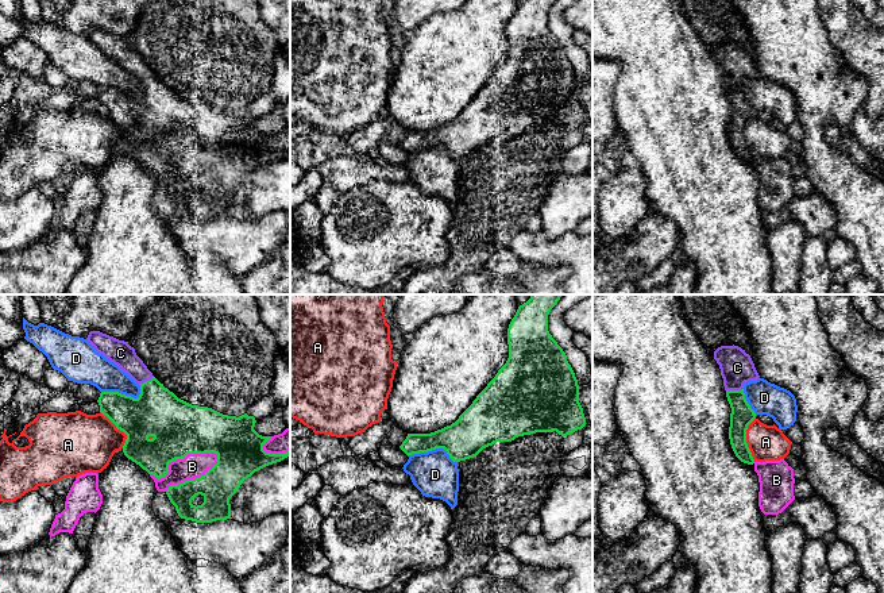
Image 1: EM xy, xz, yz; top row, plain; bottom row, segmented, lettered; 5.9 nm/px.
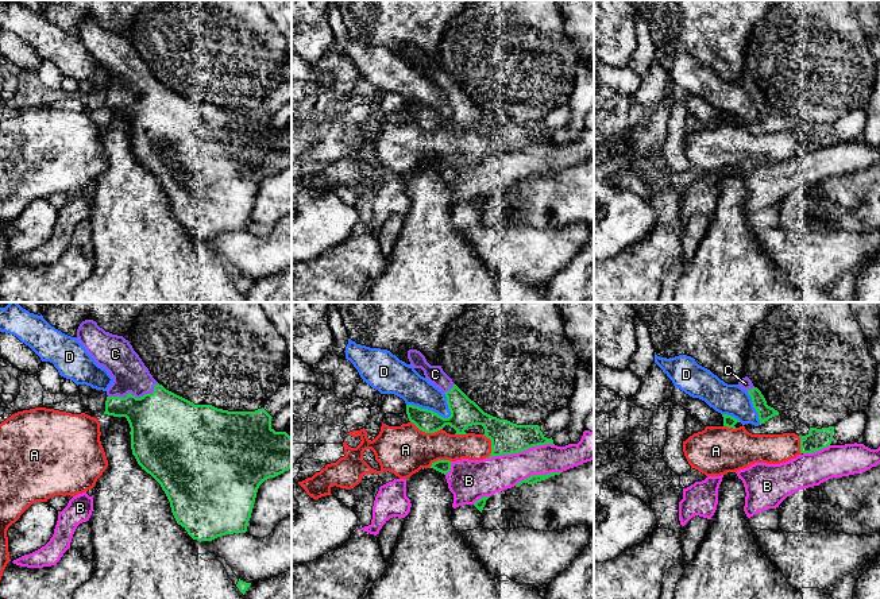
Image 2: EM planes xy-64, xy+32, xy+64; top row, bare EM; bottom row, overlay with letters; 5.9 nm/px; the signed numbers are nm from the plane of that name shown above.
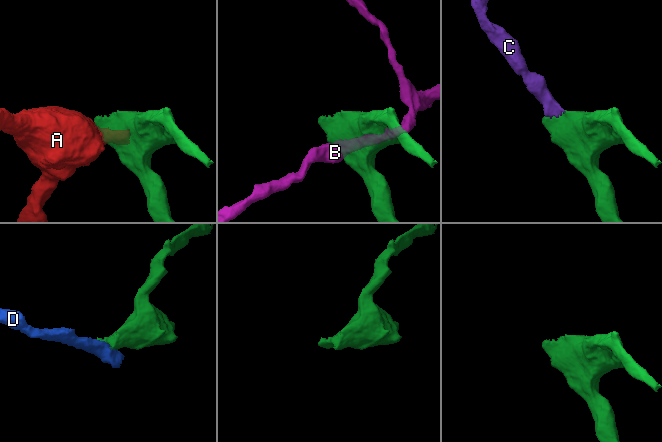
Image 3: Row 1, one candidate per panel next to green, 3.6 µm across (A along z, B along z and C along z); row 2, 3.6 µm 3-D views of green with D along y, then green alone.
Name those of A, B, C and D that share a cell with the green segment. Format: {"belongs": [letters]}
{"belongs": ["C"]}

